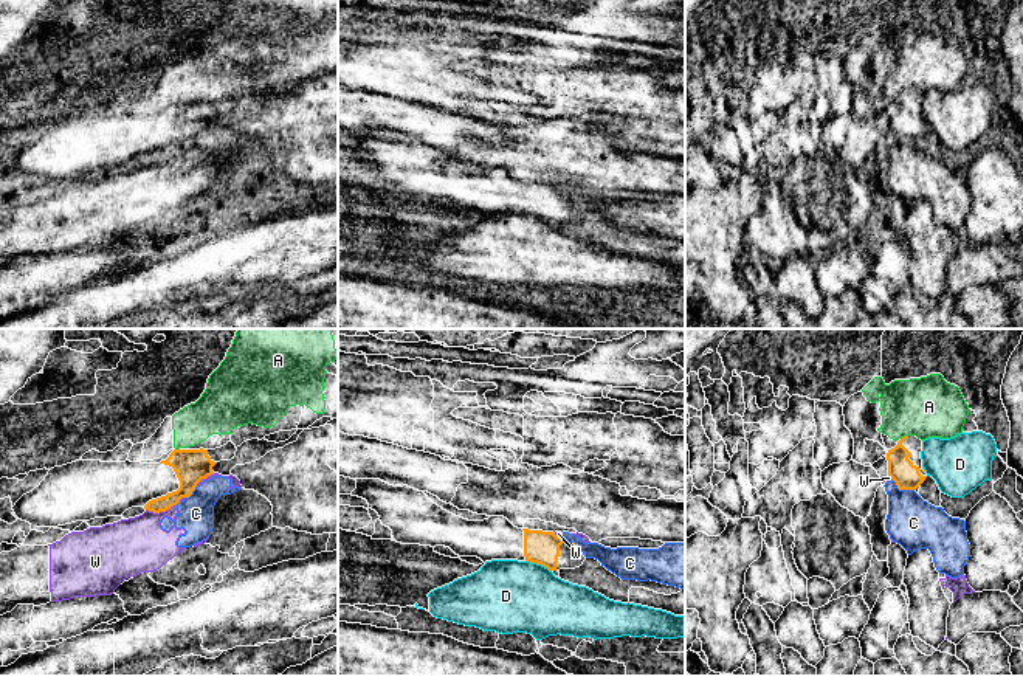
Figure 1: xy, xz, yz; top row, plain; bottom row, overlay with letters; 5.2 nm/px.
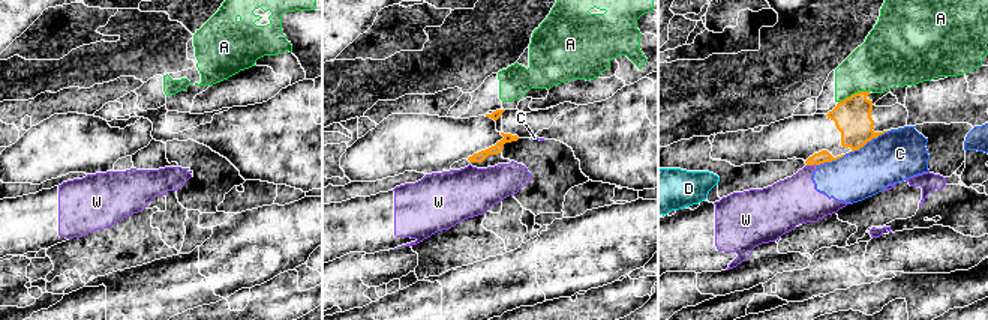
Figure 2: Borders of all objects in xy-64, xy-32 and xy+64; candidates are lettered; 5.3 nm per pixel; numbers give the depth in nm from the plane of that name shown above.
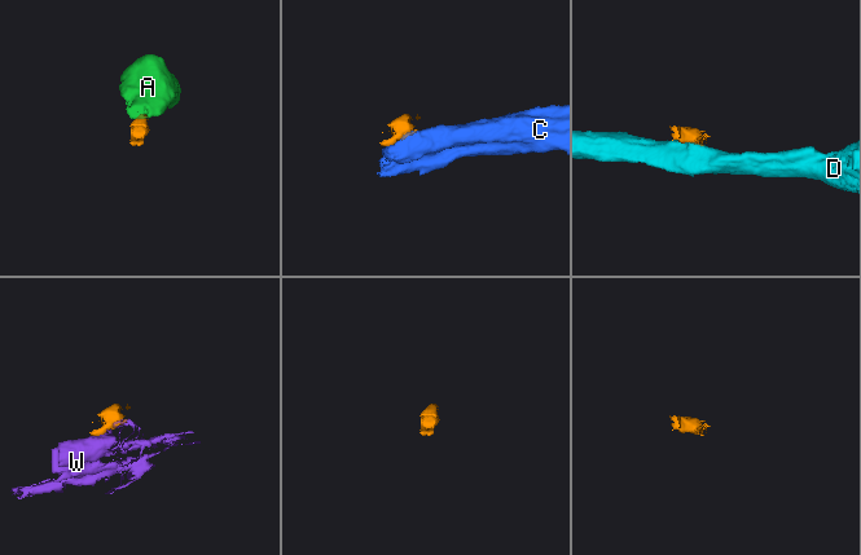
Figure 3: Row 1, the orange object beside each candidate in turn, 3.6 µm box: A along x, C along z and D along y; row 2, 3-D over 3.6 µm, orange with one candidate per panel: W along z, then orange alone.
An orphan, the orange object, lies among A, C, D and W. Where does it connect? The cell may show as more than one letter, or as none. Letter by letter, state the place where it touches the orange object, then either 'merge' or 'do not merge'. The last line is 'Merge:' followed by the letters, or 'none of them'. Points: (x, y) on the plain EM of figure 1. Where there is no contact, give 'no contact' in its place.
A: yz (905, 89) | merge
C: yz (902, 141) | do not merge
D: xz (538, 216) | do not merge
W: xy (160, 163) | do not merge
Merge: A

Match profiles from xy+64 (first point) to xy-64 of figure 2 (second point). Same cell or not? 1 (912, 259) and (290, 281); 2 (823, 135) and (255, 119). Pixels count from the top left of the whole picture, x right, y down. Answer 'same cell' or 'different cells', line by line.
1: different cells
2: different cells

